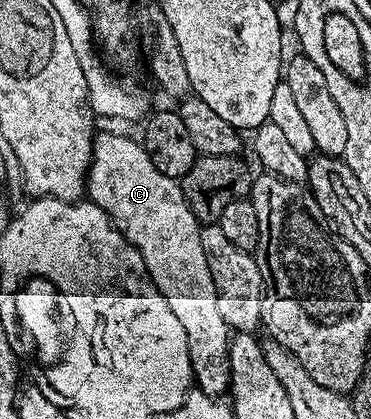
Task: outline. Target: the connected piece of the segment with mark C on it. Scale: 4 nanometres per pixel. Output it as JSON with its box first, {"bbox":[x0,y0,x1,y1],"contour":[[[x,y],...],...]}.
{"bbox":[86,131,230,396],"contour":[[[108,131],[105,135],[97,134],[93,138],[86,195],[91,203],[106,212],[113,225],[123,231],[124,236],[138,249],[148,275],[162,293],[162,297],[166,297],[166,305],[170,305],[174,317],[178,317],[182,329],[186,332],[186,345],[190,349],[190,365],[195,386],[207,395],[223,396],[223,391],[225,394],[229,390],[230,381],[230,328],[218,310],[214,282],[202,249],[202,224],[194,217],[179,182],[155,168],[143,142],[136,140],[135,143],[128,135],[115,135],[114,132]]]}

